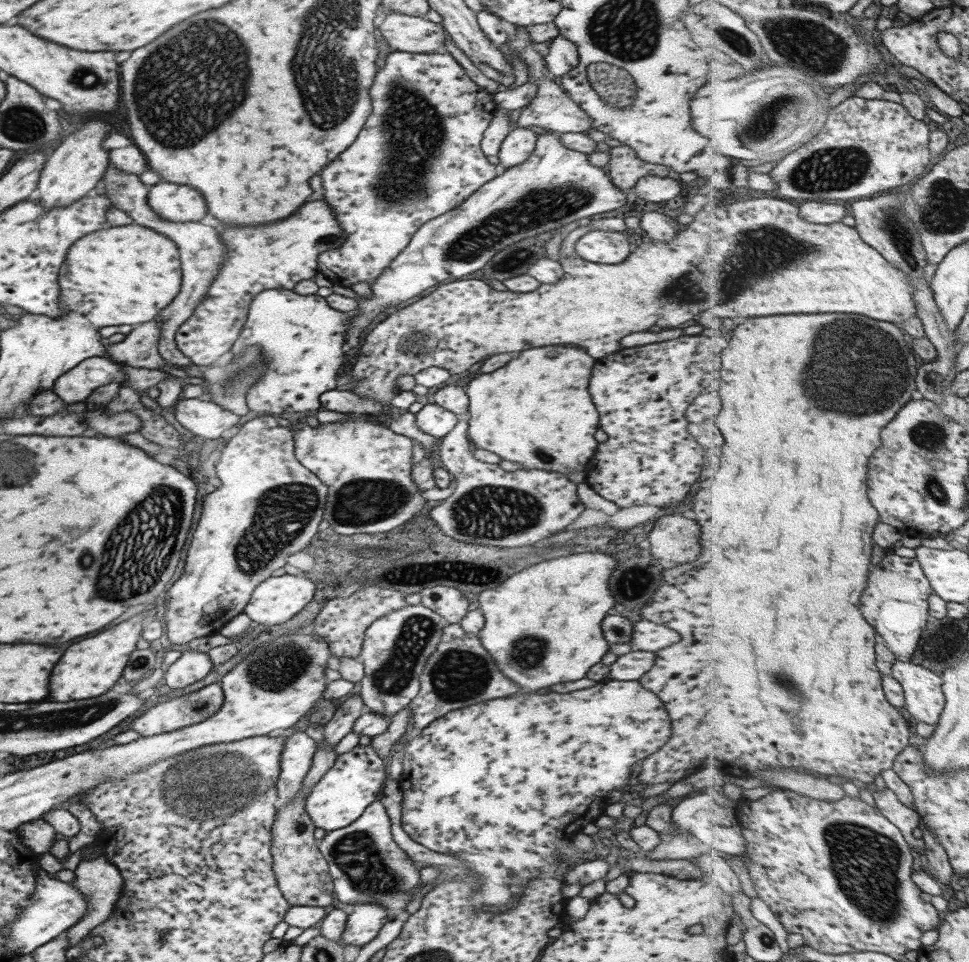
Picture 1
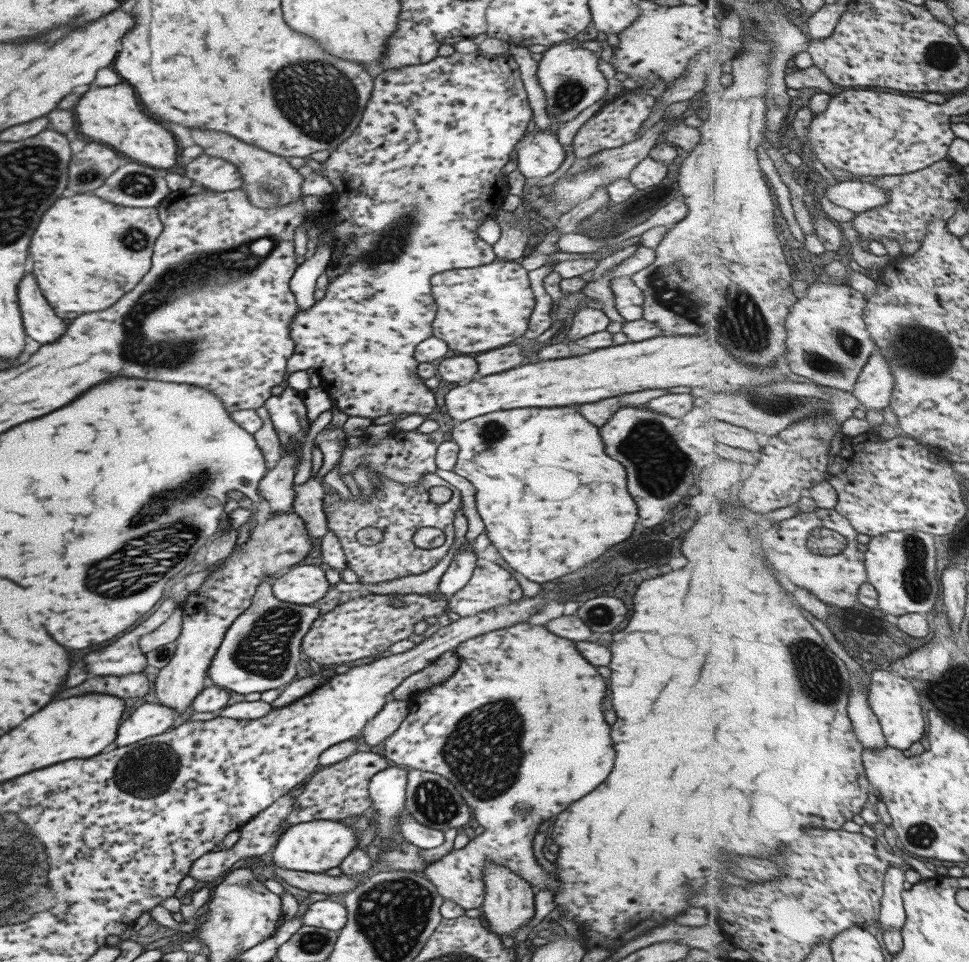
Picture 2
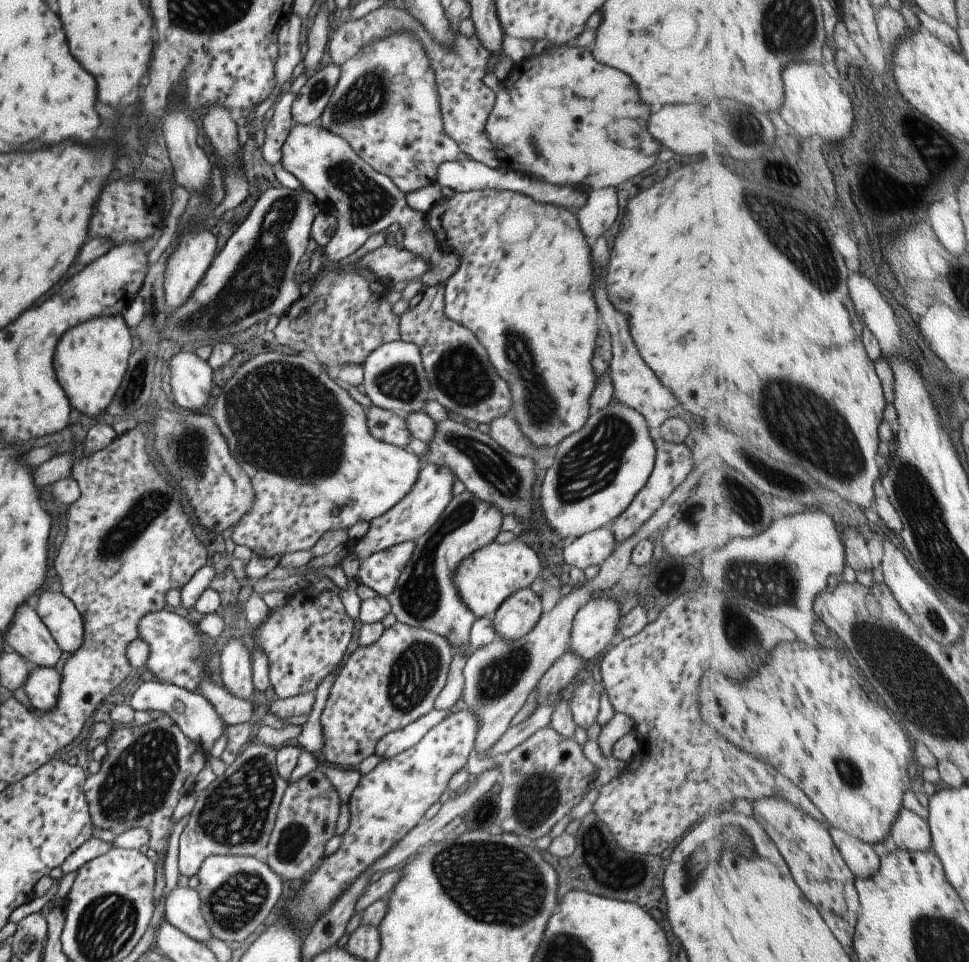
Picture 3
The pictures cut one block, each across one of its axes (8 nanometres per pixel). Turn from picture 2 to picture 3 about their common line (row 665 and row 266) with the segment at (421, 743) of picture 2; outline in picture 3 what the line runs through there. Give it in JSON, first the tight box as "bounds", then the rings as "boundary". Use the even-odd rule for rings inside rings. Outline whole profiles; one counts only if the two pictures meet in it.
{"bounds":[424,190,597,448],"boundary":[[[475,190],[469,192],[454,192],[451,198],[439,199],[426,213],[424,219],[432,230],[435,240],[451,252],[459,256],[457,270],[443,283],[443,314],[447,320],[456,322],[470,330],[479,344],[485,348],[487,358],[501,380],[509,384],[509,396],[511,396],[510,416],[515,420],[521,434],[531,442],[533,448],[549,448],[561,442],[571,432],[579,430],[583,426],[583,420],[587,420],[589,414],[589,396],[595,388],[595,376],[593,376],[593,342],[597,334],[597,310],[591,298],[589,290],[589,278],[591,278],[591,264],[589,264],[589,248],[585,244],[585,238],[577,226],[577,220],[571,212],[563,208],[555,208],[543,202],[533,202],[525,198],[523,194],[511,190]]]}

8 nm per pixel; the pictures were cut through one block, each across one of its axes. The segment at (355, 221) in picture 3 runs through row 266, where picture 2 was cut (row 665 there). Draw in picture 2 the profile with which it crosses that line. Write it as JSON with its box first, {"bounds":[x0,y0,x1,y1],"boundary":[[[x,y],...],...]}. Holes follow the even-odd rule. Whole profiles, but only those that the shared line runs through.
{"bounds":[390,650,458,700],"boundary":[[[453,650],[443,652],[425,668],[405,678],[390,693],[395,700],[411,700],[415,694],[425,689],[431,689],[435,685],[449,679],[451,674],[455,672],[458,664],[458,658]]]}

